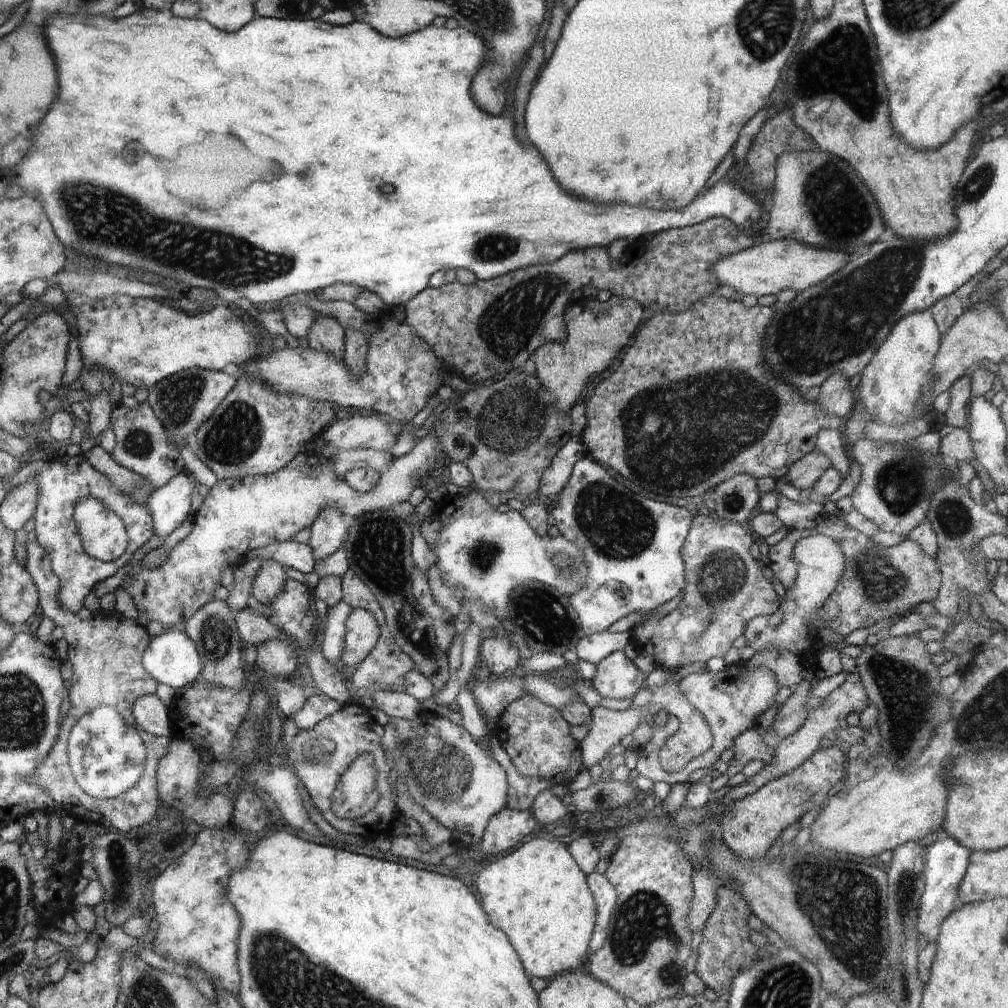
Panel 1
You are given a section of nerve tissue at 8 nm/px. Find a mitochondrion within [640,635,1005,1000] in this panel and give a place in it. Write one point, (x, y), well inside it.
(843, 905)

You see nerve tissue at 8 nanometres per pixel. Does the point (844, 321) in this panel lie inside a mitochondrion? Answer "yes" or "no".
yes

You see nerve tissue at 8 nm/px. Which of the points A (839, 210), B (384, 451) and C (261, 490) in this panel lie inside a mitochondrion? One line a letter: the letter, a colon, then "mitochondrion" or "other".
A: mitochondrion
B: other
C: other

